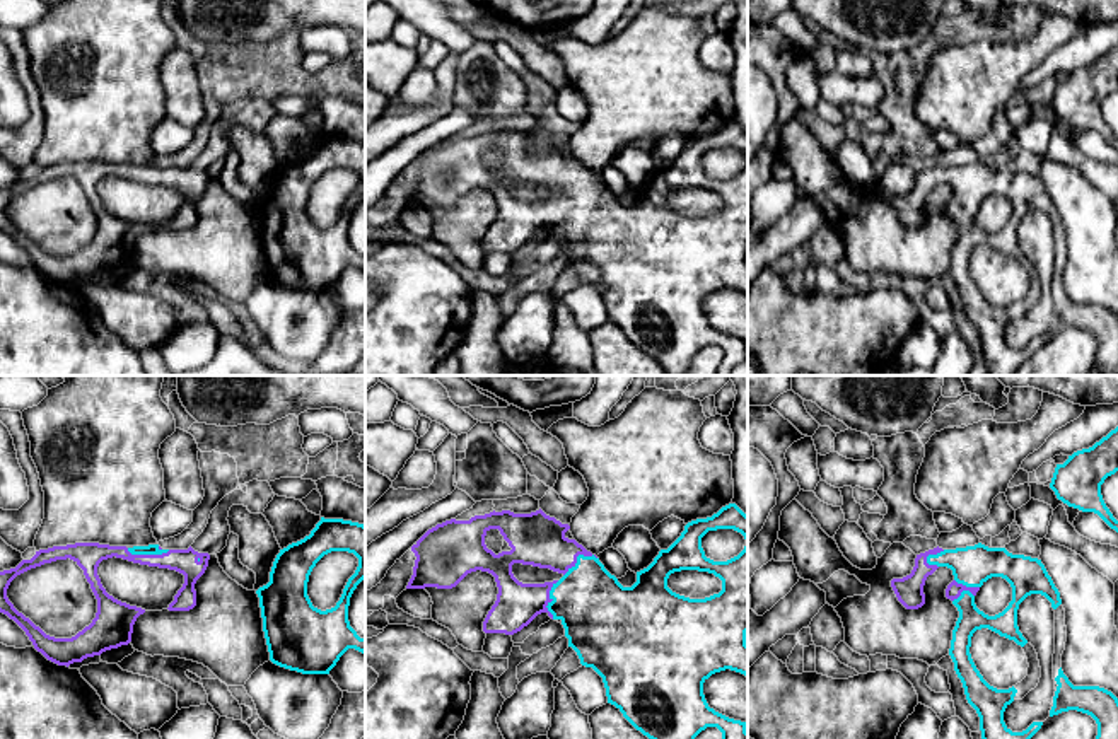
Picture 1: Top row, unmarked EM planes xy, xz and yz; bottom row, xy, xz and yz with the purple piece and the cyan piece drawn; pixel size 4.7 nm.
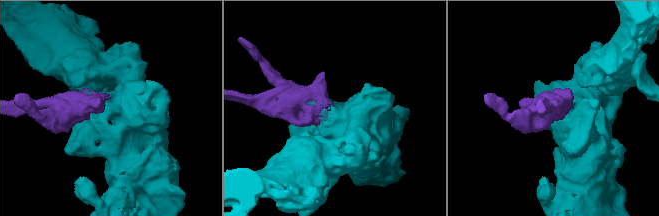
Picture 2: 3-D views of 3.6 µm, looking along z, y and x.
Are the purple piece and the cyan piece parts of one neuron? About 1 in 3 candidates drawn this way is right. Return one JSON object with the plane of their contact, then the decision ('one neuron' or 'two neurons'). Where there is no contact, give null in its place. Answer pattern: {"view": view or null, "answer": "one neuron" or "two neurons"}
{"view": "xy", "answer": "one neuron"}

